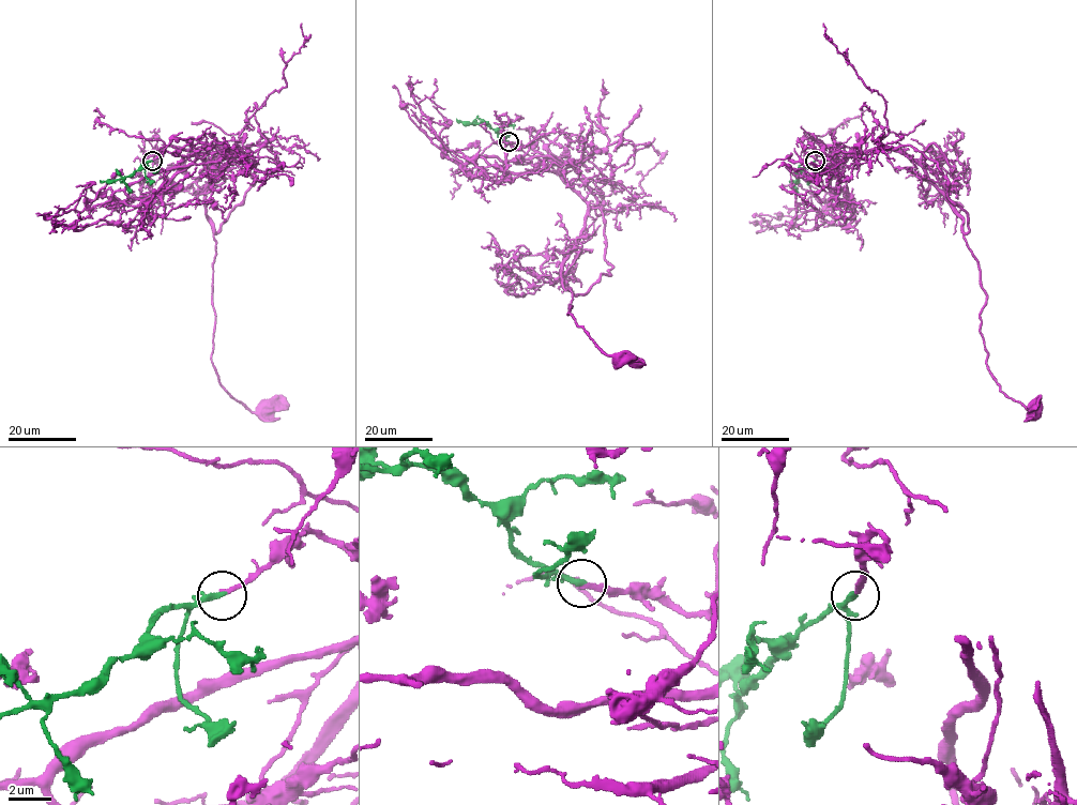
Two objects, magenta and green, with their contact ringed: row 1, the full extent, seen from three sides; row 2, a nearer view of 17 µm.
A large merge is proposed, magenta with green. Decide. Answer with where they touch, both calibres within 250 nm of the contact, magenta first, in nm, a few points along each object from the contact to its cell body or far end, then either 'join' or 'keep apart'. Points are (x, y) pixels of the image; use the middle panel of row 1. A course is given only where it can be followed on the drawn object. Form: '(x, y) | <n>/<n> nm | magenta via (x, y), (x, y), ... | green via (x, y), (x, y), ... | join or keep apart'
(509, 141) | 240/280 nm | magenta via (509, 141), (540, 152), (587, 203), (586, 228), (562, 266), (562, 285), (572, 292), (567, 314), (619, 359) | green via (509, 141), (485, 123), (467, 124), (456, 119) | join

